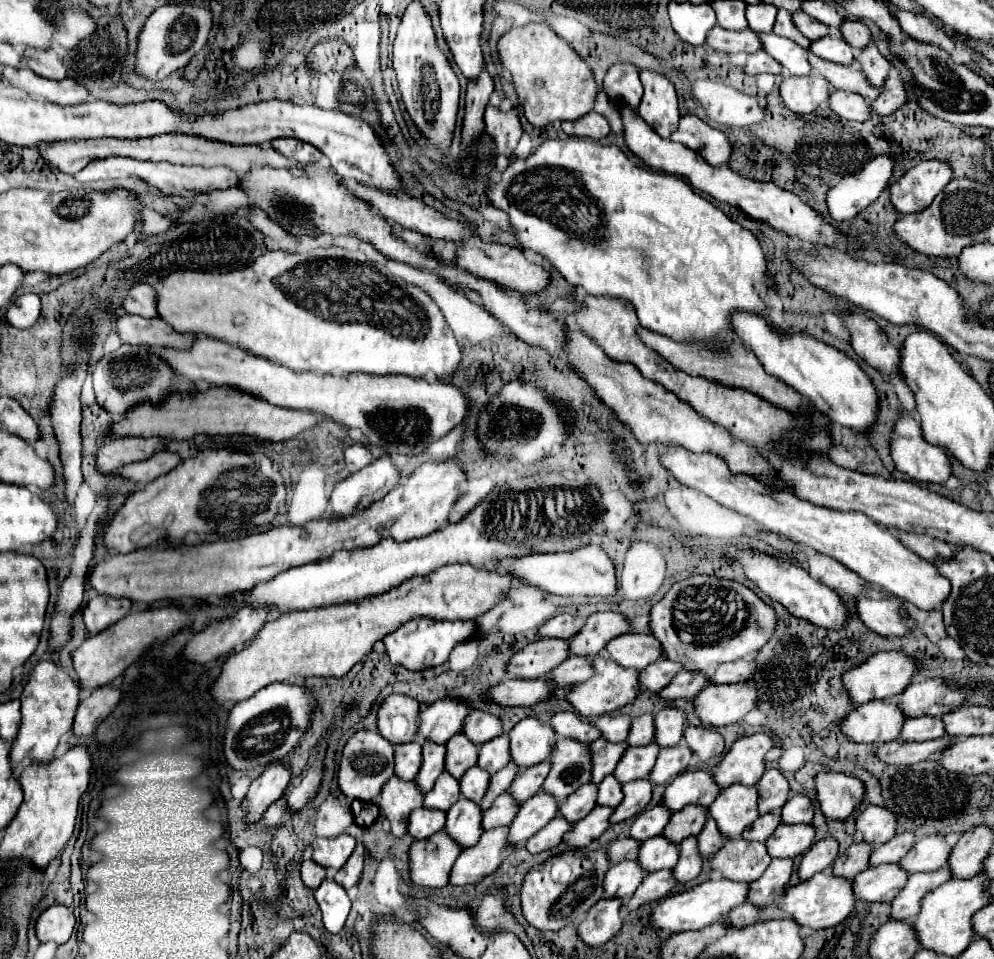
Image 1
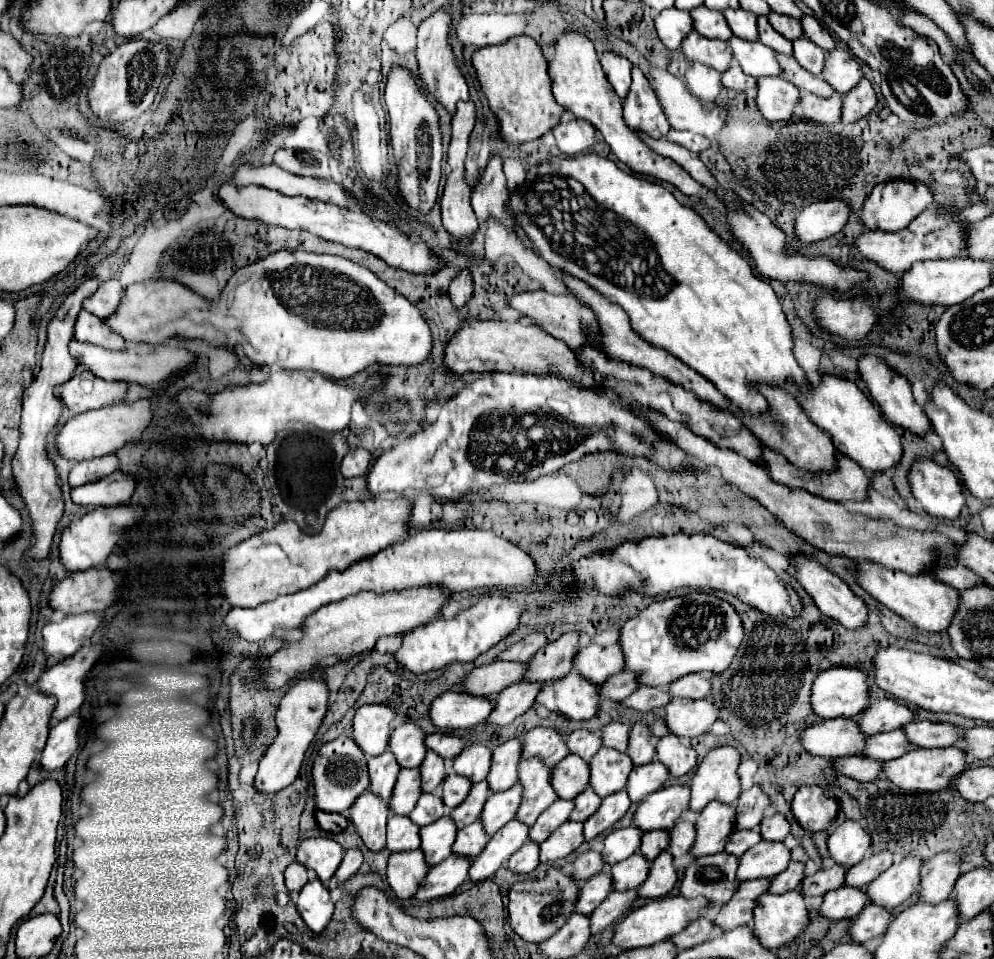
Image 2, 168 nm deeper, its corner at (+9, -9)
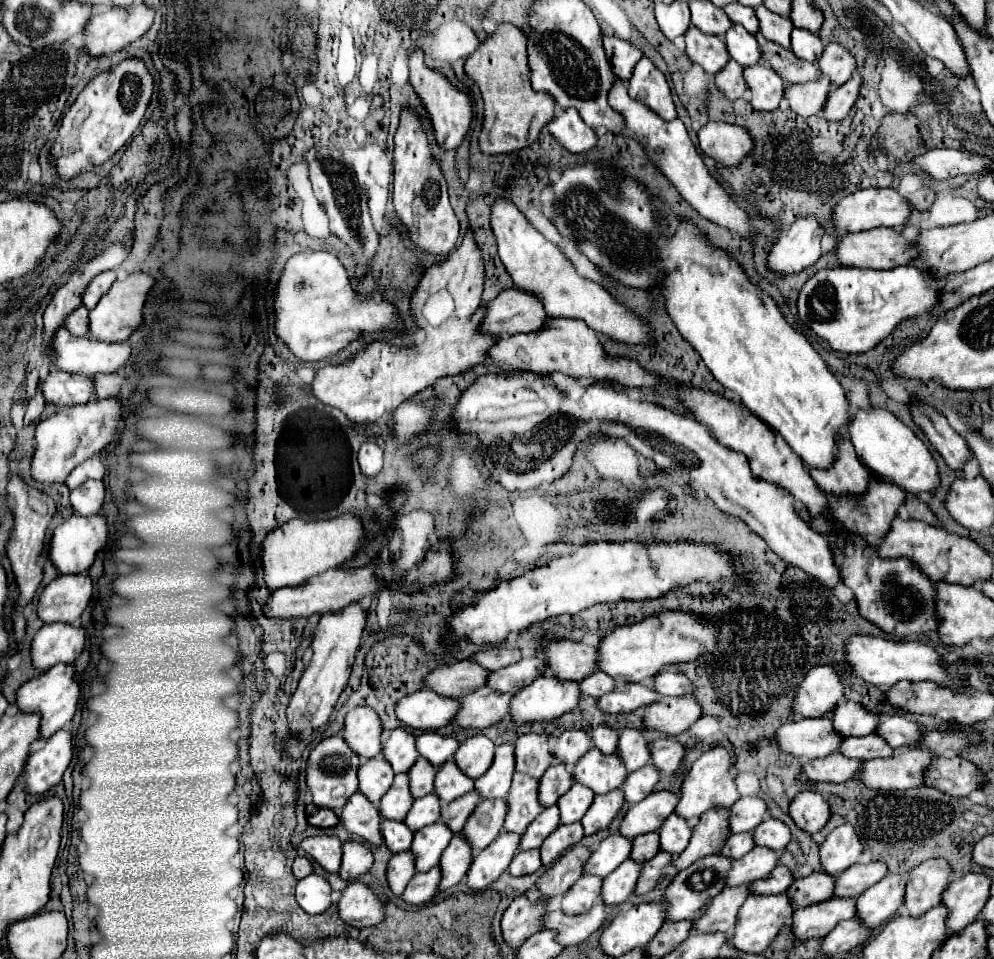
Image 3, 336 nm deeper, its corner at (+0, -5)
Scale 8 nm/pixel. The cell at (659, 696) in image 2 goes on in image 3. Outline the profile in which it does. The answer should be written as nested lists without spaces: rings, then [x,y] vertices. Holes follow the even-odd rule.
[[[616,684],[616,688],[598,698],[598,708],[608,714],[628,714],[656,700],[648,684]]]

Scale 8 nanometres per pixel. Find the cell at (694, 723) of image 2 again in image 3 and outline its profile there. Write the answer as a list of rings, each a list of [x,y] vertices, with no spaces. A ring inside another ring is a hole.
[[[680,696],[680,698],[660,698],[652,704],[644,706],[644,728],[648,730],[658,730],[670,736],[686,732],[694,720],[702,716],[702,710],[696,700],[690,696]]]

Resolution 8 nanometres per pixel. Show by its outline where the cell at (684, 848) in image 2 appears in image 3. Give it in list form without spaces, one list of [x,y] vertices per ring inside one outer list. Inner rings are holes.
[[[672,814],[658,828],[658,836],[660,836],[660,850],[668,852],[672,856],[678,856],[686,848],[686,844],[690,842],[692,828],[688,826],[688,822],[684,818]]]

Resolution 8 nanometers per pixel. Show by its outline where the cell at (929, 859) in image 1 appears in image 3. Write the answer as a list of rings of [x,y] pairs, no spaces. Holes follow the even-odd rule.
[[[886,874],[878,884],[858,896],[854,918],[866,928],[878,928],[882,922],[890,920],[904,902],[904,884],[904,874]]]

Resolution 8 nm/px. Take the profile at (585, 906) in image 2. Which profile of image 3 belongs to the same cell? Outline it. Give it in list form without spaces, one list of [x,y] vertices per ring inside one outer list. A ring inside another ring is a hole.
[[[582,876],[562,898],[562,910],[568,916],[584,914],[600,898],[600,880],[598,876]]]

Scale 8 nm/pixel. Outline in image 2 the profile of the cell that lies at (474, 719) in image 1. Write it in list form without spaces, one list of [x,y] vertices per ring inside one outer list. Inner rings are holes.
[[[441,732],[429,734],[425,738],[425,744],[427,744],[429,750],[437,752],[445,760],[453,760],[455,756],[459,756],[459,752],[463,752],[467,748],[465,738],[459,738],[459,736],[453,736],[453,734],[441,734]]]

